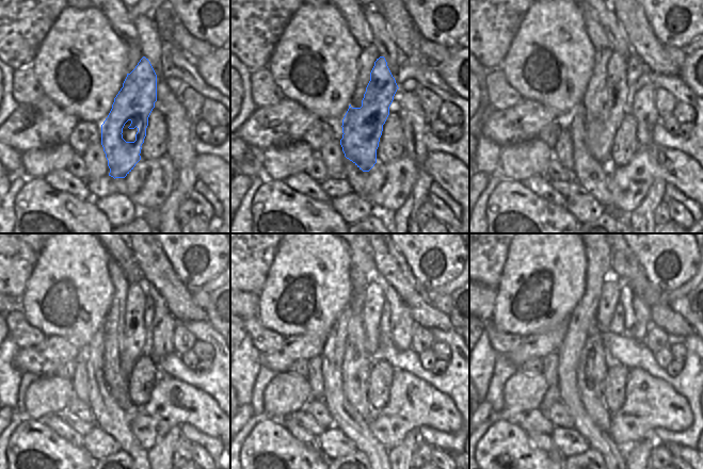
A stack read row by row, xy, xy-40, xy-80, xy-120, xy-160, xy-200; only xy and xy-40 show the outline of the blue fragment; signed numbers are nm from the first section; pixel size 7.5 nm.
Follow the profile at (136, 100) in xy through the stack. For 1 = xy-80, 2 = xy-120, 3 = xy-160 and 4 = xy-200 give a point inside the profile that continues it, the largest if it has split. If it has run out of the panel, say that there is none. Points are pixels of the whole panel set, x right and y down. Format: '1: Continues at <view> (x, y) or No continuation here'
1: Continues at xy-80 (598, 135)
2: Continues at xy-120 (136, 337)
3: Continues at xy-160 (373, 296)
4: Continues at xy-200 (609, 298)

